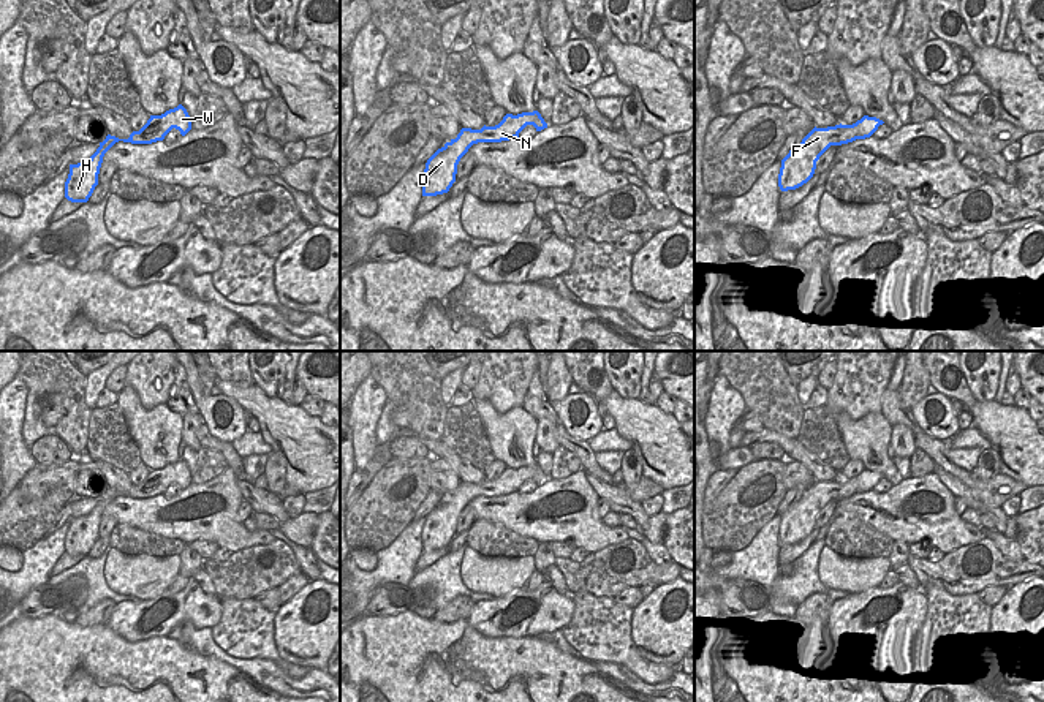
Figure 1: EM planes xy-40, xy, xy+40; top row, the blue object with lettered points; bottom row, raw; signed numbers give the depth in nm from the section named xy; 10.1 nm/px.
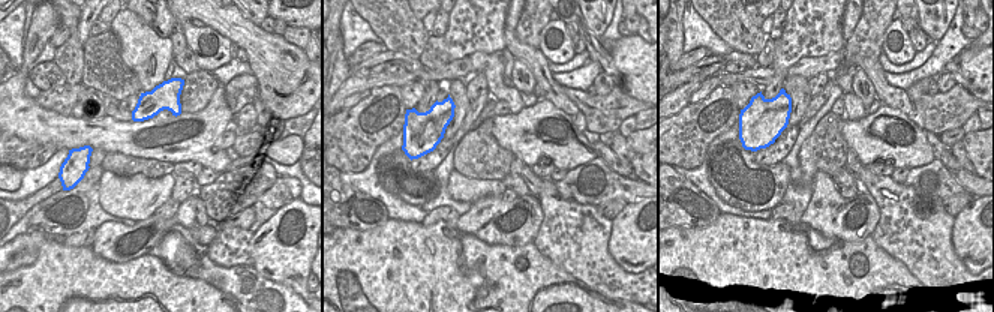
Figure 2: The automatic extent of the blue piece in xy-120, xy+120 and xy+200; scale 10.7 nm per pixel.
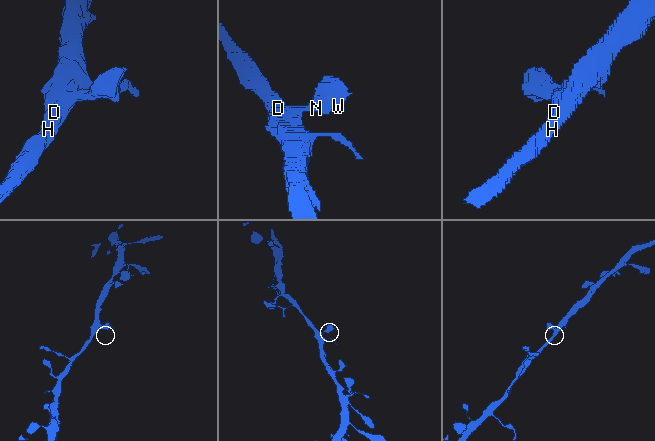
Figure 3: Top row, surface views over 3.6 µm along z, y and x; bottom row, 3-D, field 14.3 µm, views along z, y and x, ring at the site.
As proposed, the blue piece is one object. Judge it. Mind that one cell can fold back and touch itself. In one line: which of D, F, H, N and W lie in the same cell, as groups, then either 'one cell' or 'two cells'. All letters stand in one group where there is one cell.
D F H N W | one cell

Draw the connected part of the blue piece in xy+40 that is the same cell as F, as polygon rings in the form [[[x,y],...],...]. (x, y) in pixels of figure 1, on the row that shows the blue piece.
[[[864,115],[853,125],[813,128],[802,142],[781,160],[778,187],[781,191],[796,190],[807,183],[816,169],[816,161],[830,145],[842,145],[870,138],[884,122]]]

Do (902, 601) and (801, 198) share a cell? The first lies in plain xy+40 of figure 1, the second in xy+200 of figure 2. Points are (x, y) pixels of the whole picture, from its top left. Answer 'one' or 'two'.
two

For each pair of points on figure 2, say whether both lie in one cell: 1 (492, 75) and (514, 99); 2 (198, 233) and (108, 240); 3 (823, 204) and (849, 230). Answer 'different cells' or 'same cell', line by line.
1: same cell
2: same cell
3: same cell

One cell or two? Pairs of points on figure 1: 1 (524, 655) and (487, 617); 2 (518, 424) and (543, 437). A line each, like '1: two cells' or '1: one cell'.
1: two cells
2: two cells

